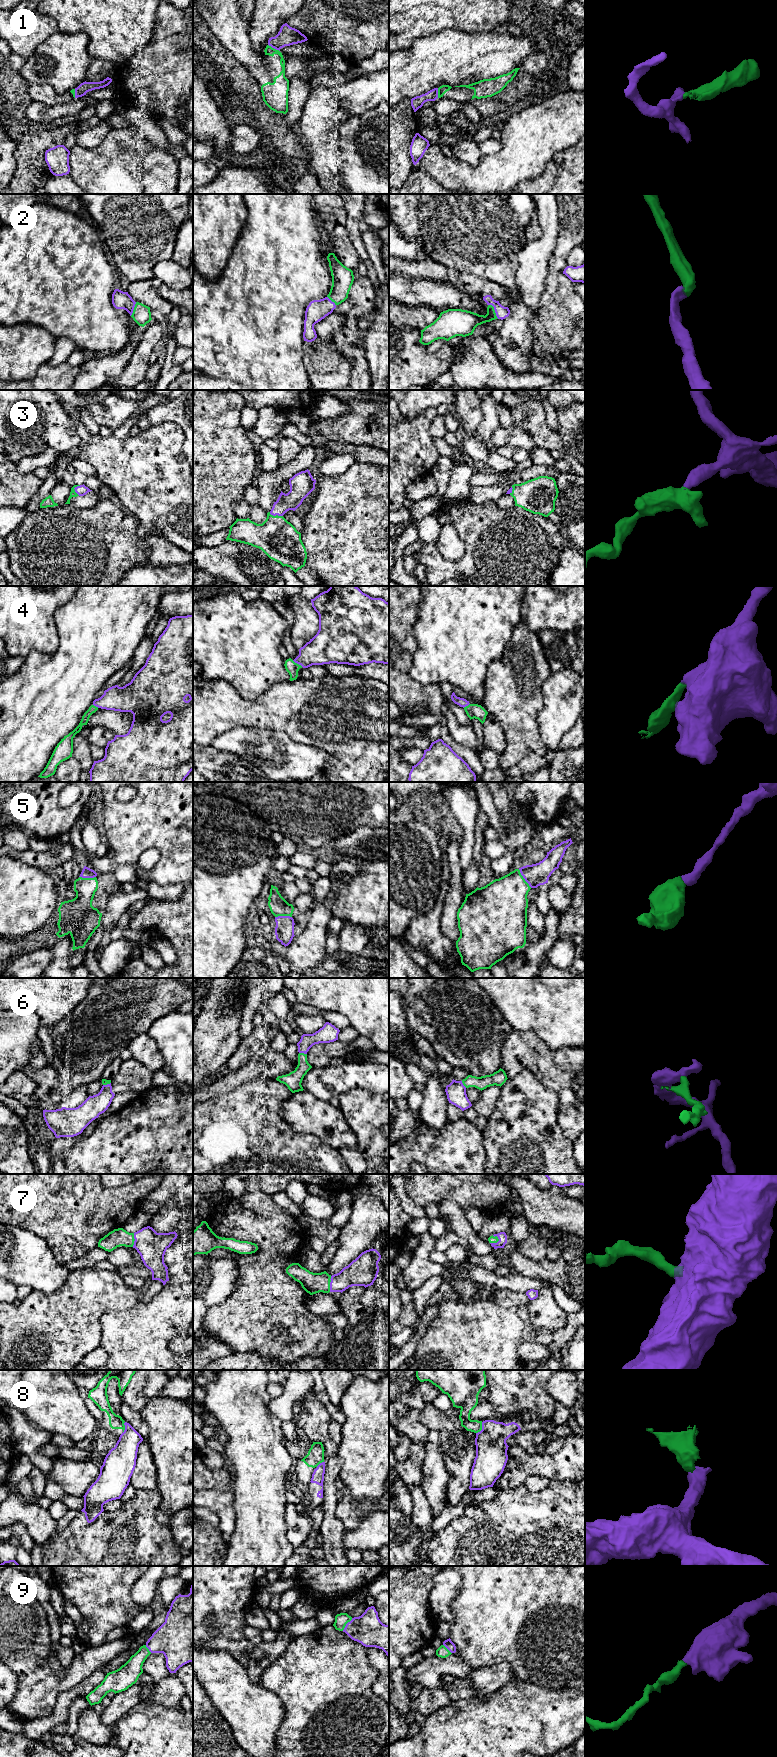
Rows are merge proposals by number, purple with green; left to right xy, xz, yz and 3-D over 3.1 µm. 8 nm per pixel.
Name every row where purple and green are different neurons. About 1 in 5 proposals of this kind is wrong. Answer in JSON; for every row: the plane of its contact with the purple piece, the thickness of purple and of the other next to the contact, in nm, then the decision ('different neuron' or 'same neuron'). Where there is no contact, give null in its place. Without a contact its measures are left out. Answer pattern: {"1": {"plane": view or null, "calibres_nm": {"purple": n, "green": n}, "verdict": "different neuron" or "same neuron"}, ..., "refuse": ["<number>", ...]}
{"1": {"plane": "xz", "calibres_nm": {"purple": 150, "green": 70}, "verdict": "different neuron"}, "2": {"plane": "yz", "calibres_nm": {"purple": 100, "green": 180}, "verdict": "same neuron"}, "3": {"plane": "xz", "calibres_nm": {"purple": 150, "green": 320}, "verdict": "same neuron"}, "4": {"plane": "xz", "calibres_nm": {"purple": 260, "green": 100}, "verdict": "same neuron"}, "5": {"plane": "yz", "calibres_nm": {"purple": 180, "green": 380}, "verdict": "same neuron"}, "6": {"plane": "xz", "calibres_nm": {"purple": 140, "green": 140}, "verdict": "same neuron"}, "7": {"plane": "yz", "calibres_nm": {"purple": 70, "green": 60}, "verdict": "same neuron"}, "8": {"plane": "yz", "calibres_nm": {"purple": 260, "green": 160}, "verdict": "different neuron"}, "9": {"plane": "xz", "calibres_nm": {"purple": 260, "green": 100}, "verdict": "same neuron"}, "refuse": ["1", "8"]}

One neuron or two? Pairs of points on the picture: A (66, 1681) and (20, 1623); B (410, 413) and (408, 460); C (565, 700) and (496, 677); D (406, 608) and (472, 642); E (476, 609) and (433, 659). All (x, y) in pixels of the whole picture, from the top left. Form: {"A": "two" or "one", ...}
{"A": "one", "B": "two", "C": "two", "D": "two", "E": "one"}

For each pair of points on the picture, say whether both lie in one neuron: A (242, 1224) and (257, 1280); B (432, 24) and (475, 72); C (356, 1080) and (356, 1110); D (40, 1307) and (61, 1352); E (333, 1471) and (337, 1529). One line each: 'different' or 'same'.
A: same
B: different
C: different
D: same
E: same

